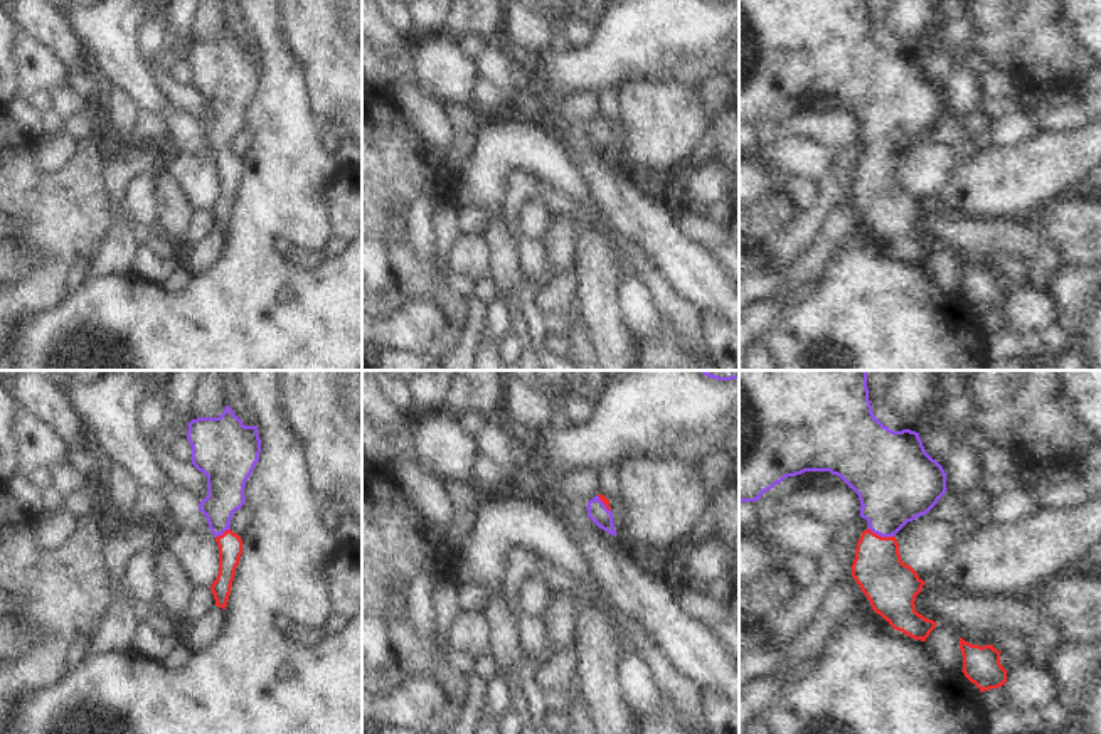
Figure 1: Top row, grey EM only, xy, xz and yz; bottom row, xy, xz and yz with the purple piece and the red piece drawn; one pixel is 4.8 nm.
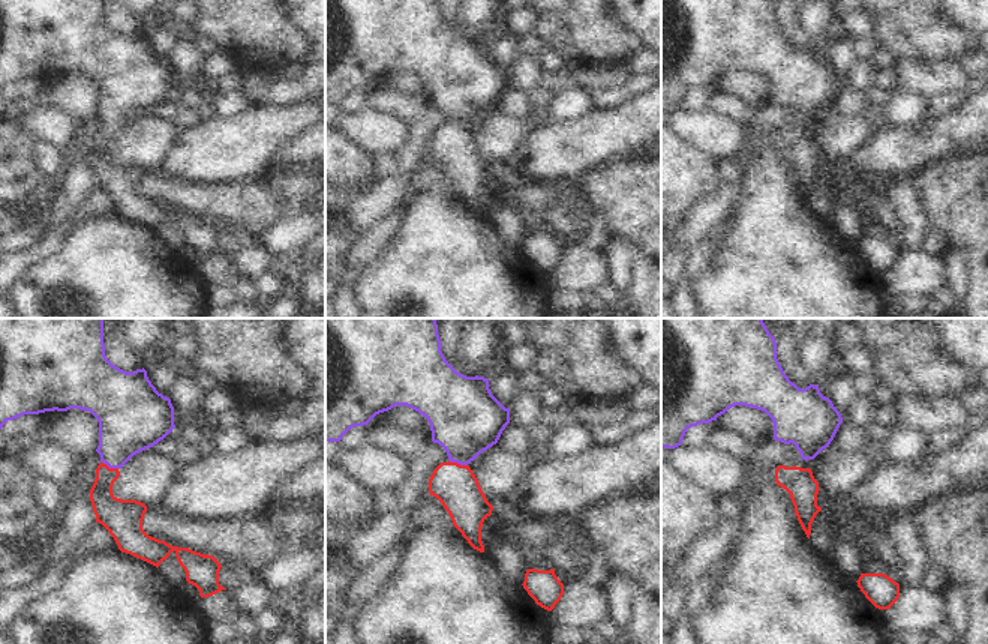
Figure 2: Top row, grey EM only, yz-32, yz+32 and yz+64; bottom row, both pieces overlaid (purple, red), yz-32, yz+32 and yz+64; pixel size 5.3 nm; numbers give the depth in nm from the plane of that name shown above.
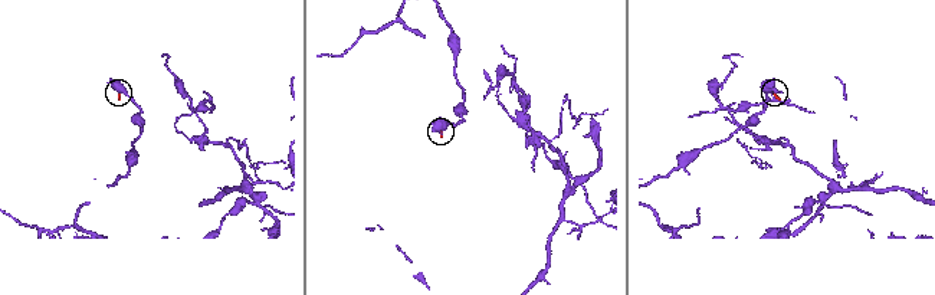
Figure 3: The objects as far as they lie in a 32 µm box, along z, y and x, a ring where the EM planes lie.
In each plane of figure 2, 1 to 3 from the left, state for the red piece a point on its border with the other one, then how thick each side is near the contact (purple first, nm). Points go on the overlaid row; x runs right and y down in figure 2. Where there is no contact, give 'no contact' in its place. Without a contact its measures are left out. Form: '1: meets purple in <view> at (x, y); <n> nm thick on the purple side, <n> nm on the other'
1: meets purple in yz-32 at (110, 467); 320 nm thick on the purple side, 180 nm on the other
2: meets purple in yz+32 at (458, 463); 380 nm thick on the purple side, 240 nm on the other
3: no contact

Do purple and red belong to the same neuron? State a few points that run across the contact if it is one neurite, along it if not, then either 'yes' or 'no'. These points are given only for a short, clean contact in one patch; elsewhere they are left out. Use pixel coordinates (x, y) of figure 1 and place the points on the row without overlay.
line yz (894, 108), (881, 159), (881, 197), (891, 209); yes

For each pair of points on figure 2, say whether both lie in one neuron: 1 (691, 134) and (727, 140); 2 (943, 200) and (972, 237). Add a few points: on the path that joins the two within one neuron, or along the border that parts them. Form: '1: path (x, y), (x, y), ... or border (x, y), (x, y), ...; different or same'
1: path (700, 134), (718, 137); same
2: path (952, 209), (972, 228); same

